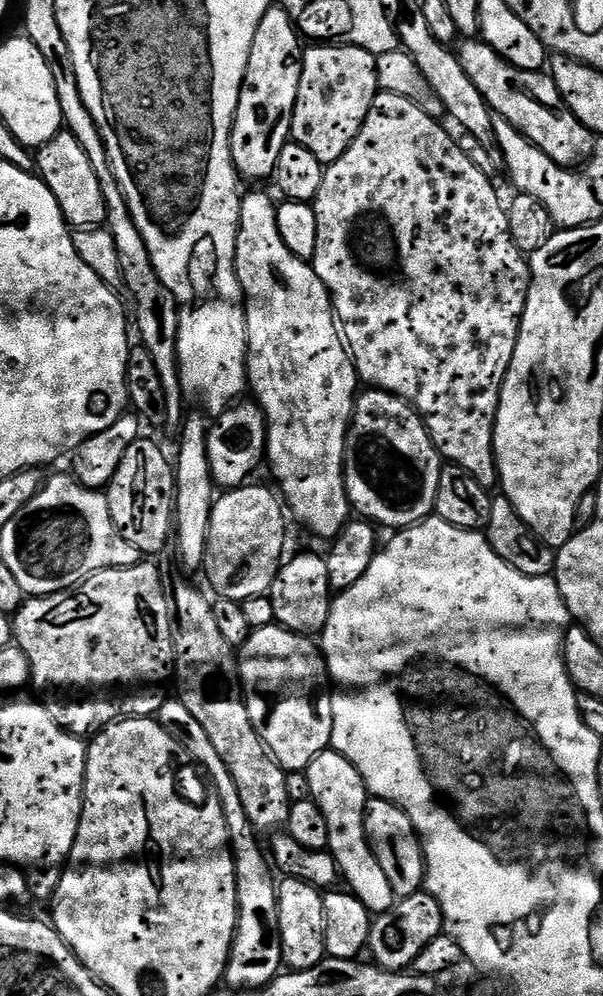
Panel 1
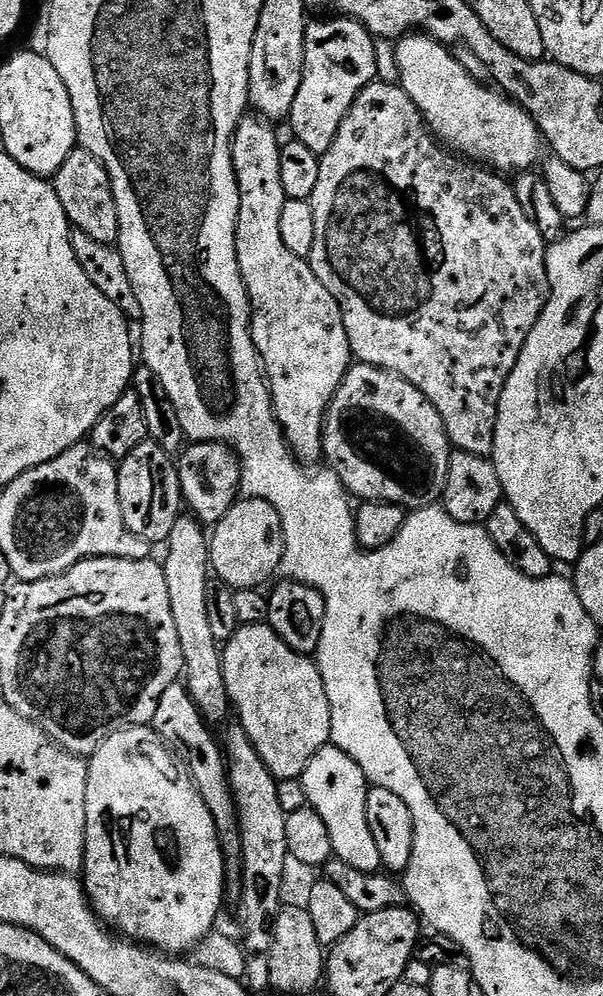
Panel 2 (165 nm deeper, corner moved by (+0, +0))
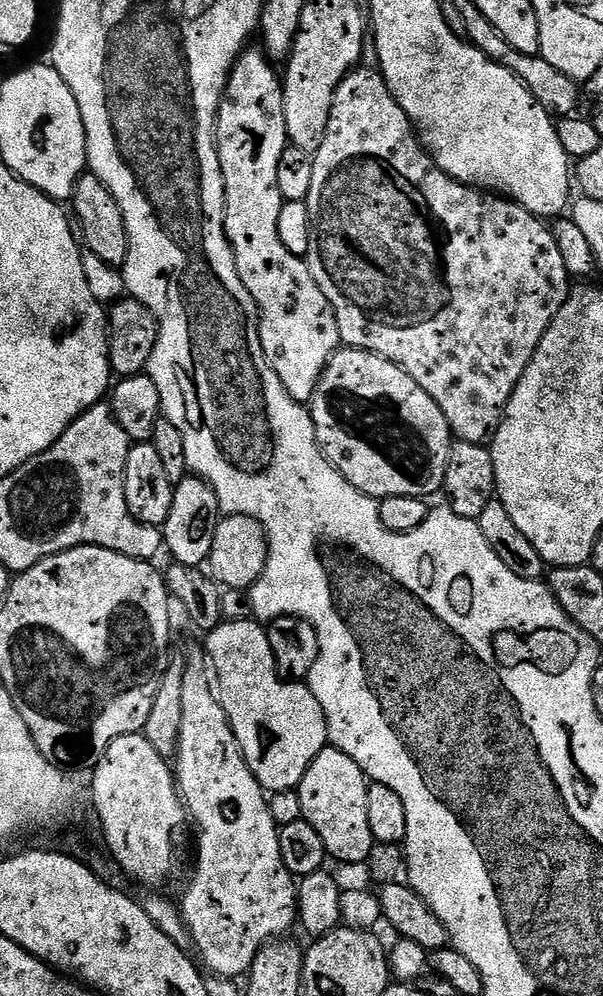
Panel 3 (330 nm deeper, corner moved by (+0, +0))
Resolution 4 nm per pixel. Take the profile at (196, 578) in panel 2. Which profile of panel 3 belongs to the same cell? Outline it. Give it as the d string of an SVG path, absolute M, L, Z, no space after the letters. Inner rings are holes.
M196 646L186 652L184 661L184 673L182 674L182 730L178 730L178 742L176 743L176 754L174 757L174 775L176 777L176 787L180 794L180 799L186 809L187 815L192 815L192 820L196 823L196 832L200 835L200 849L196 852L196 873L192 876L192 881L188 884L188 889L184 892L184 897L179 897L178 903L180 912L184 915L184 921L188 927L188 933L192 935L192 948L195 955L200 955L199 963L203 965L213 976L223 976L225 978L240 978L252 967L254 958L258 950L265 944L283 937L297 923L296 914L296 889L297 881L290 870L286 870L286 862L282 862L282 850L278 850L280 841L280 829L276 827L274 818L270 818L268 809L268 796L263 786L254 778L238 742L234 738L234 730L226 718L226 710L220 705L220 697L216 687L216 671L212 668L212 663L208 661L208 653L203 647Z

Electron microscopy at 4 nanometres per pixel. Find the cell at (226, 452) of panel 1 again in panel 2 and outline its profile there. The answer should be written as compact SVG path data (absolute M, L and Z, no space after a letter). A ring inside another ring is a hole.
M192 442L179 453L178 467L180 470L180 494L187 511L205 526L215 526L222 518L226 518L226 514L241 495L240 461L236 453L227 444L197 444Z

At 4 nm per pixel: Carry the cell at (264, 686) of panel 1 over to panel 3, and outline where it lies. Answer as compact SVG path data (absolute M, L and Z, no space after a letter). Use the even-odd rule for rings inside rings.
M250 619L246 622L222 622L212 632L207 633L205 640L208 641L203 641L202 647L204 651L208 653L208 661L212 663L212 668L216 671L216 687L220 697L220 705L226 710L226 718L234 730L234 738L242 750L242 754L246 758L246 762L250 766L254 778L258 778L258 782L263 786L265 793L268 794L281 792L282 790L299 789L302 778L310 766L310 762L314 762L314 758L318 758L320 751L323 750L323 748L329 747L330 744L326 714L322 710L322 706L318 706L318 698L314 698L314 694L308 689L307 683L289 682L280 675L280 671L276 668L274 650L270 650L270 638L268 637L263 623L257 622L255 619Z

